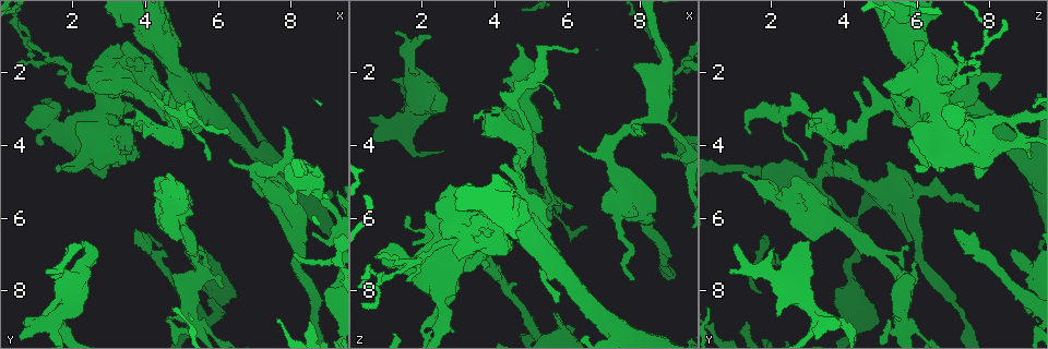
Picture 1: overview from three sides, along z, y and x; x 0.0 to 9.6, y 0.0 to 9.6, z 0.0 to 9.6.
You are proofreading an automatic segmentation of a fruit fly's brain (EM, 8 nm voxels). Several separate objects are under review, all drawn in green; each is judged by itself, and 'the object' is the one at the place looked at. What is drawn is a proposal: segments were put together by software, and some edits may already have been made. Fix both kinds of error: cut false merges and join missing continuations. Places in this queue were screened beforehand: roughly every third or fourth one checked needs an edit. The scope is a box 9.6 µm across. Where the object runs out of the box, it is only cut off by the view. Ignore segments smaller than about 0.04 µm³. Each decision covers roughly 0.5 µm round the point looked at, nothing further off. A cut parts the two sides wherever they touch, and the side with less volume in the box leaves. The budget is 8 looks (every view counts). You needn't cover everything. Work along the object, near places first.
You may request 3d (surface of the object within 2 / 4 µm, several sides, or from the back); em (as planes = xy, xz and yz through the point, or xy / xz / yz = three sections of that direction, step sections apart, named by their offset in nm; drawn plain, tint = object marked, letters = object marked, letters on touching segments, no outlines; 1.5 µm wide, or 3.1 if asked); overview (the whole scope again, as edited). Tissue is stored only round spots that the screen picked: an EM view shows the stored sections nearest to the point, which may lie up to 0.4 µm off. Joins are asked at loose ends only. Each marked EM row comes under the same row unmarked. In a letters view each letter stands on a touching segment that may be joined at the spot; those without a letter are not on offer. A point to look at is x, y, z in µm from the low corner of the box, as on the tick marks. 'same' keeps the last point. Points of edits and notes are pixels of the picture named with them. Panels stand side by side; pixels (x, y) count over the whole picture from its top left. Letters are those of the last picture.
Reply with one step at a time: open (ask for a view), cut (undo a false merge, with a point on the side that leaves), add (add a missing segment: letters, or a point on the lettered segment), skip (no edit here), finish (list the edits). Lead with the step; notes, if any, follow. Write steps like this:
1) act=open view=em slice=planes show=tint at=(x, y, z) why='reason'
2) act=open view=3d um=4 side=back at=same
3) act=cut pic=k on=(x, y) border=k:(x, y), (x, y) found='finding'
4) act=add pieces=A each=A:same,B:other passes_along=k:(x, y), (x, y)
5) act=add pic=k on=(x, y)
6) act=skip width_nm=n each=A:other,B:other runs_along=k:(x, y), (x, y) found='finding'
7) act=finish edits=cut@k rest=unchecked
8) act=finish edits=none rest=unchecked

act=open view=em slice=xy step=8 show=tint at=(2.35, 6.80, 0.95) why='free end'

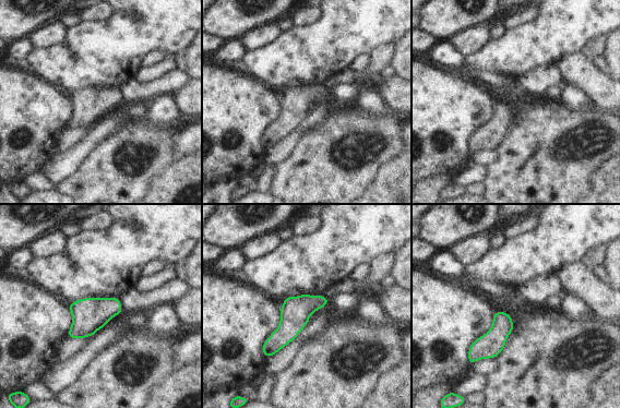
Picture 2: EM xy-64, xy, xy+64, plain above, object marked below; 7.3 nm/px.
act=open view=em slice=xy step=8 show=letters at=same

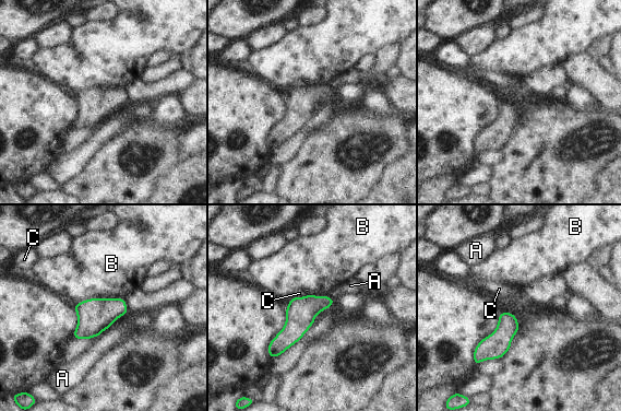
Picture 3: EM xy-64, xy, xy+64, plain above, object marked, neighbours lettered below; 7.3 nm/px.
act=skip each=A:other,B:other,C:other border=3:(127, 312), (97, 337) found='none of them fits'

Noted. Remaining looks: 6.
act=open view=em slice=yz step=8 show=tint at=(2.30, 6.60, 3.10) why='thick end'

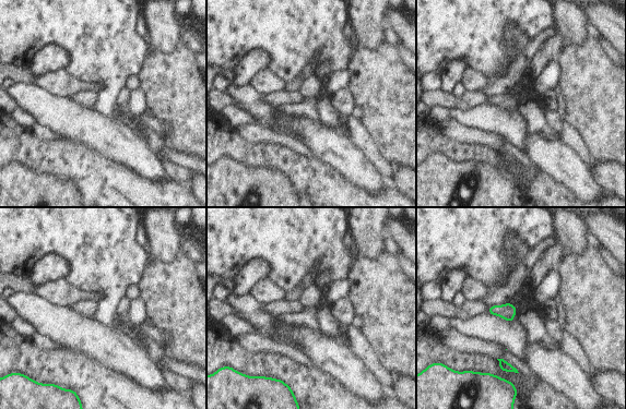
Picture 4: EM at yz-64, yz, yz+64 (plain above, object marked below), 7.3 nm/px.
act=open view=em slice=yz step=8 show=letters at=same why='what lies round it'

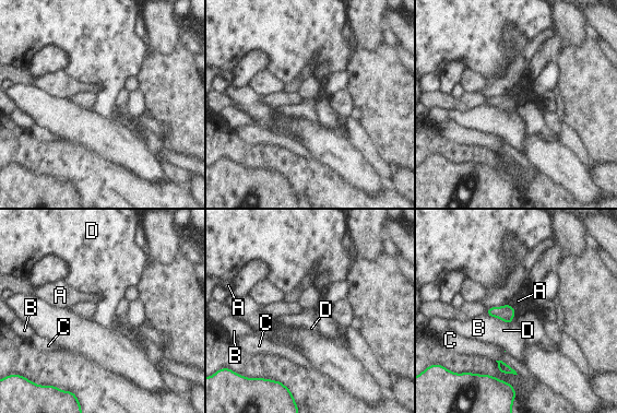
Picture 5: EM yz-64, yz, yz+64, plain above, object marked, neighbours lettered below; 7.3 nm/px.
act=skip each=A:other,B:other,C:other,D:other border=5:(508, 304), (512, 307) found='no lettered segment goes on from it'

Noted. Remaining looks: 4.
act=open view=em slice=planes show=letters at=(7.80, 5.75, 7.70) why='tapers out'

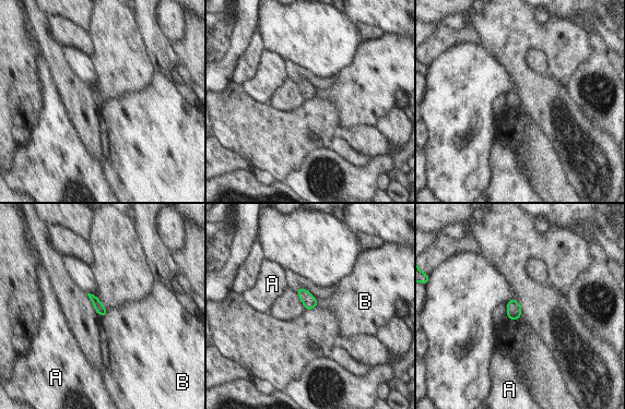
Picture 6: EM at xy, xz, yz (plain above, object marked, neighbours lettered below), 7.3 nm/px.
act=skip each=A:other,B:other border=6:(108, 311), (104, 317) found='no lettered segment goes on from it'

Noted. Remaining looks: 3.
act=finish edits=none rest=unchecked

